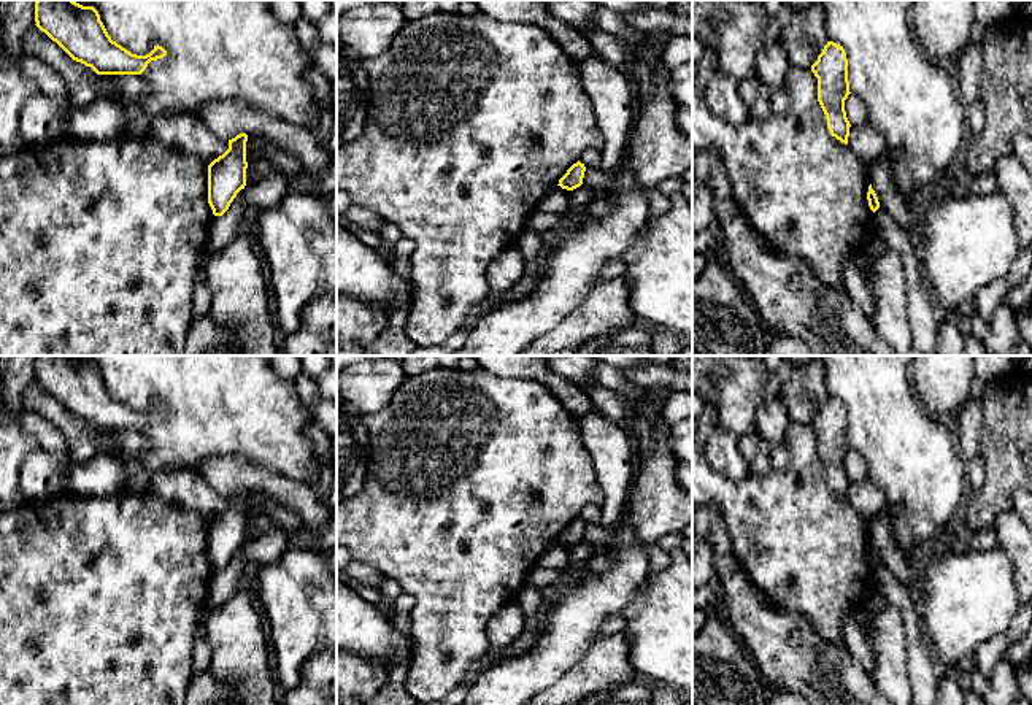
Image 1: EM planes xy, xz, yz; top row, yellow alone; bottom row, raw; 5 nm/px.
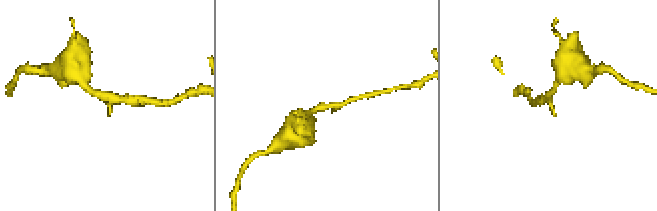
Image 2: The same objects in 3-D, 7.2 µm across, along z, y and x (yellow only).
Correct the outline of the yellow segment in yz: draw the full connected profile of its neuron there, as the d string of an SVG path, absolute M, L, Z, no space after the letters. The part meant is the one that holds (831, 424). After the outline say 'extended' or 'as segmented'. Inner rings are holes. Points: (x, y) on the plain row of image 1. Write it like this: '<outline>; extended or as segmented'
M827 397L818 416L811 421L818 433L818 457L826 470L827 484L832 492L848 500L849 476L845 456L849 448L848 414L843 402Z; as segmented

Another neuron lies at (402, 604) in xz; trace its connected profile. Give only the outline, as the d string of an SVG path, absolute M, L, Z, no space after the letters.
M402 592L392 600L392 610L394 613L410 613L416 605L416 600L413 595Z

